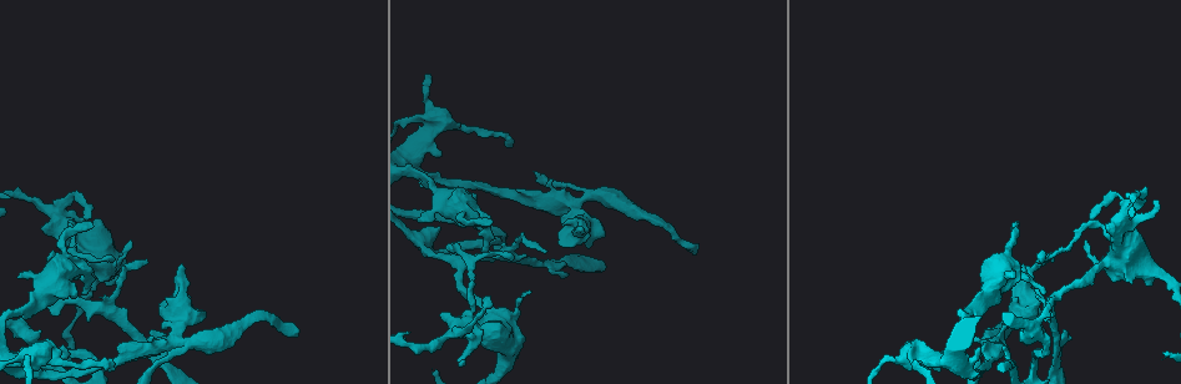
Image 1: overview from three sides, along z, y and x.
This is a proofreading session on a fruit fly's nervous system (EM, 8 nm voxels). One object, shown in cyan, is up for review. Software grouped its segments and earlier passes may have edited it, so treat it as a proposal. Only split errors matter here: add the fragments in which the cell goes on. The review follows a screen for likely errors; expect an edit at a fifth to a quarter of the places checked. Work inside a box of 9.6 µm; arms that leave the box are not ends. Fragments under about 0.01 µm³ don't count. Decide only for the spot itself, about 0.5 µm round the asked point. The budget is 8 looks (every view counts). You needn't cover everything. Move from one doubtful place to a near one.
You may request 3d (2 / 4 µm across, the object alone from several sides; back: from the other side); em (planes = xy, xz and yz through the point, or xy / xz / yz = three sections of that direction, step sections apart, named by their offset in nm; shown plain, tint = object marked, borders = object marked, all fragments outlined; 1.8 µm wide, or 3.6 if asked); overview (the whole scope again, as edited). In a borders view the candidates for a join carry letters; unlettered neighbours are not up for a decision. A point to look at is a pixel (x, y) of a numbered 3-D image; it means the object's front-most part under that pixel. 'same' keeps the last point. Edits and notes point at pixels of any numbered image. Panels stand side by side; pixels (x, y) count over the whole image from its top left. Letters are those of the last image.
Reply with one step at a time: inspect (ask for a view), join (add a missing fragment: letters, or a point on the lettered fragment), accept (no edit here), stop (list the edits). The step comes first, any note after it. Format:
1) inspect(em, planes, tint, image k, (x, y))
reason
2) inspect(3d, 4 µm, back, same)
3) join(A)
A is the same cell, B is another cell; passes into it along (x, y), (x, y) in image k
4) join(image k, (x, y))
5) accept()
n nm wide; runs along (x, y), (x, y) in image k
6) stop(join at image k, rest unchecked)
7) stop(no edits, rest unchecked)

inspect(em, xy, step 16, tint, image 1, (696, 252))
branch stops here

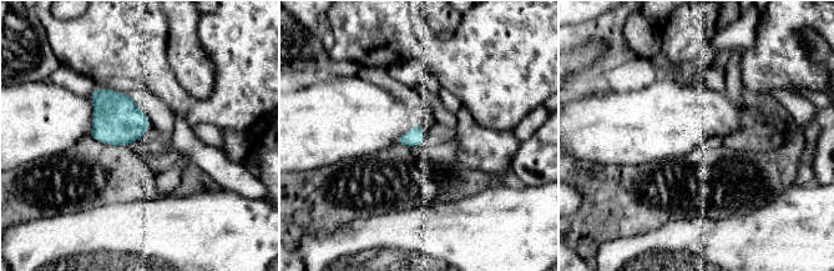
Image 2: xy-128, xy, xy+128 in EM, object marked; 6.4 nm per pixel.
inspect(em, planes, borders, same)

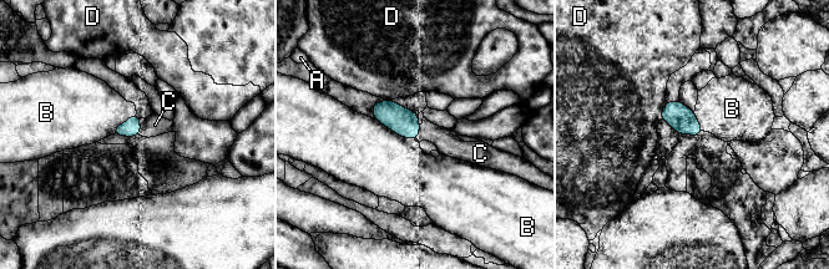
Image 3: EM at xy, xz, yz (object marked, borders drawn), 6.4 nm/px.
join(C)
120 nm wide; C is the same cell, A, B and D are other cells; it goes on there

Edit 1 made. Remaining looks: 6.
inspect(overview)

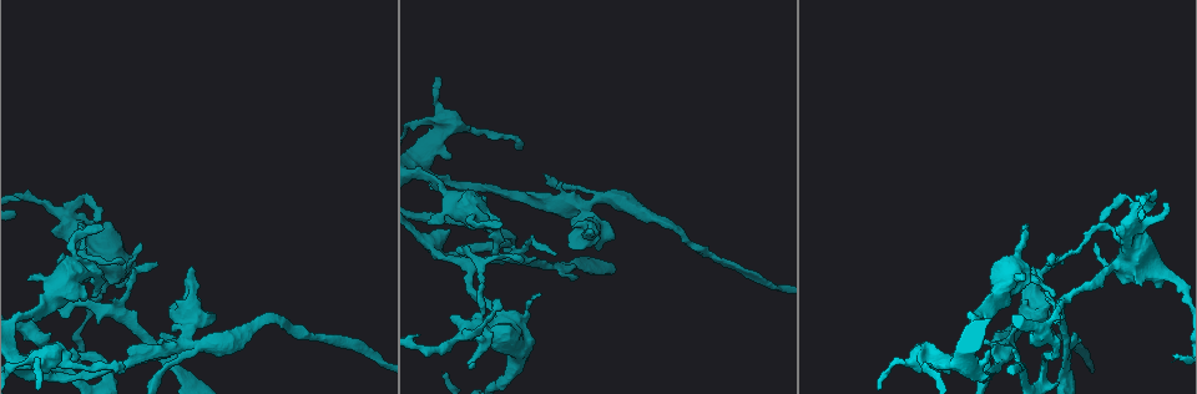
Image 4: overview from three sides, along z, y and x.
inspect(3d, 2 µm, image 4, (147, 351))
calibre changes

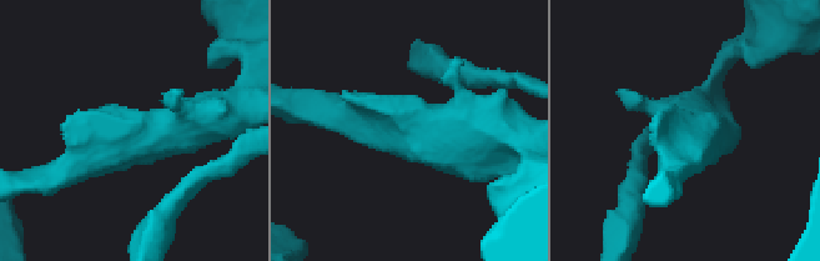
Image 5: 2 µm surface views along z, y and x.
inspect(em, yz, step 8, tint, image 5, (400, 119))

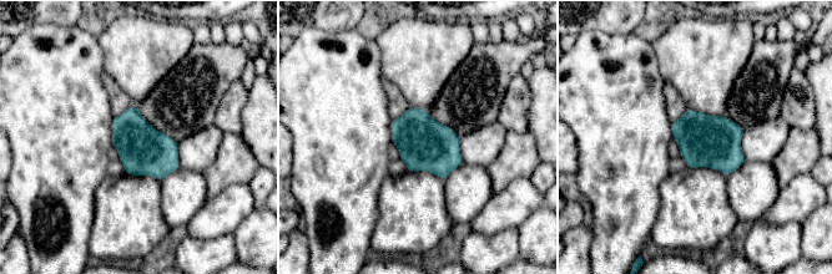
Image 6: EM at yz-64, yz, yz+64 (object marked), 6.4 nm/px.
inspect(em, xz, step 4, borders, same)
cut it another way

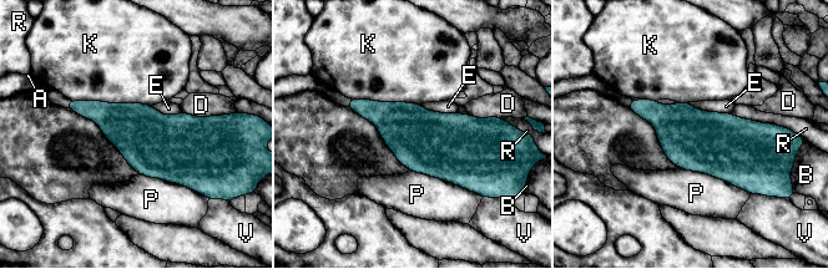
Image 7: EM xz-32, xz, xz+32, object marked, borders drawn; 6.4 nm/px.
accept()
A, B, D, E, K, P, R and V are other cells; border along (686, 102), (701, 110), (731, 113) in image 7; no lettered fragment goes on from it

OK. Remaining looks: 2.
inspect(em, planes, borders, image 4, (591, 228))
branch stops here

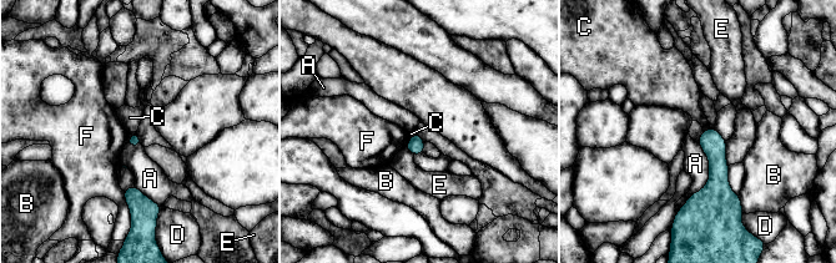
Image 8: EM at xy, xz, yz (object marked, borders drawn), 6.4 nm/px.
accept()
A touches over 480 nm; A, B, C, D, E and F are other cells; no lettered fragment goes on from it

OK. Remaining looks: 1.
stop(join at image 3, rest unchecked)

